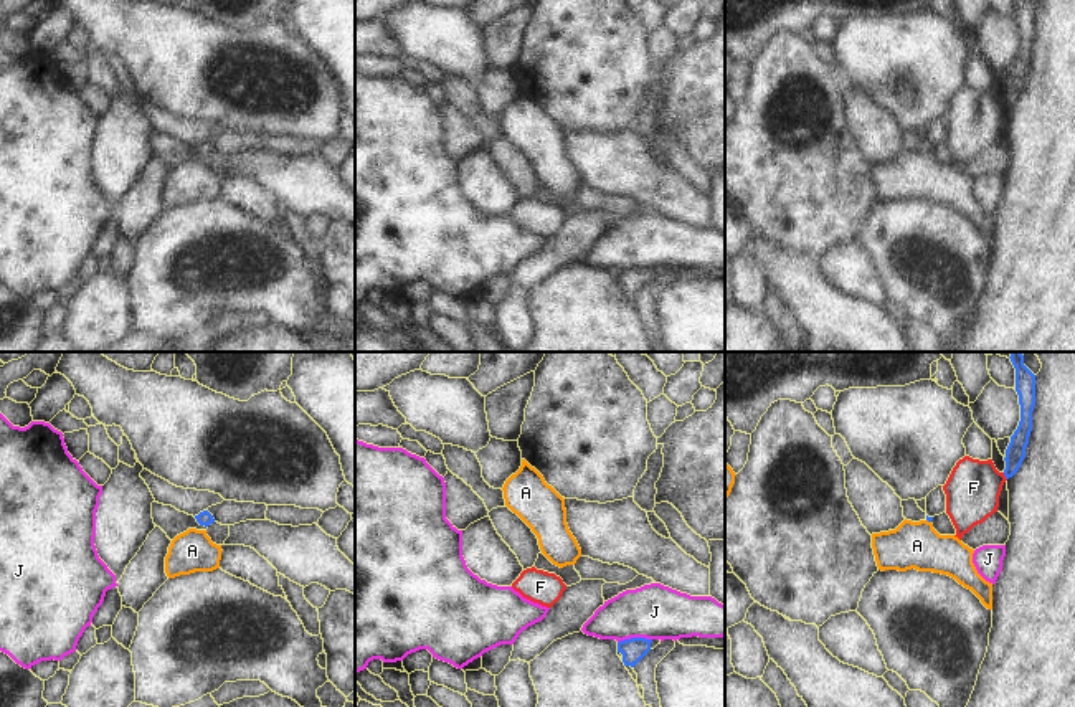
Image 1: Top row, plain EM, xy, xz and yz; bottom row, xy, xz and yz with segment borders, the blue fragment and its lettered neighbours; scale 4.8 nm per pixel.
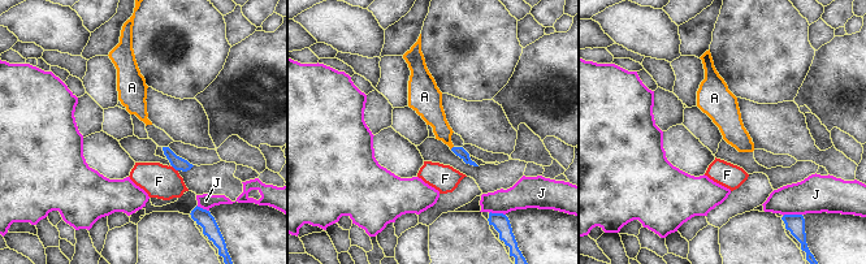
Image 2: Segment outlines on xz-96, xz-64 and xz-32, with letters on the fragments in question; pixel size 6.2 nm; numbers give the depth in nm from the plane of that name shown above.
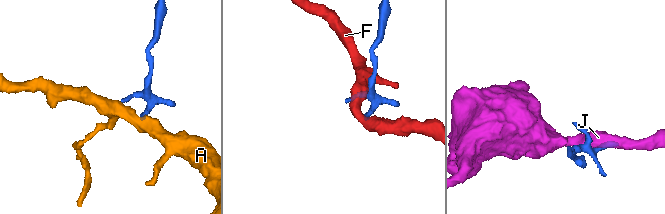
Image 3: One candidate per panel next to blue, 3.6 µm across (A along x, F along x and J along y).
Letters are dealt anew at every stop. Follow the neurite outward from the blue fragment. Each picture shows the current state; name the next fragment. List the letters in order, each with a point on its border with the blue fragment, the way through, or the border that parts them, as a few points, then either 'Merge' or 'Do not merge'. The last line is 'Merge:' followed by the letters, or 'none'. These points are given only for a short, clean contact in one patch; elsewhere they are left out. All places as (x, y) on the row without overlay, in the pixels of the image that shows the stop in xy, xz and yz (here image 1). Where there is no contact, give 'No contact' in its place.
A: Touches blue at yz (928, 151). Boundary: yz (927, 149), (930, 152). Do not merge
F: Touches blue at yz (1004, 104). Boundary: yz (1003, 103), (1006, 109). Do not merge
J: Touches blue at xz (634, 268). Do not merge
Merge: none.

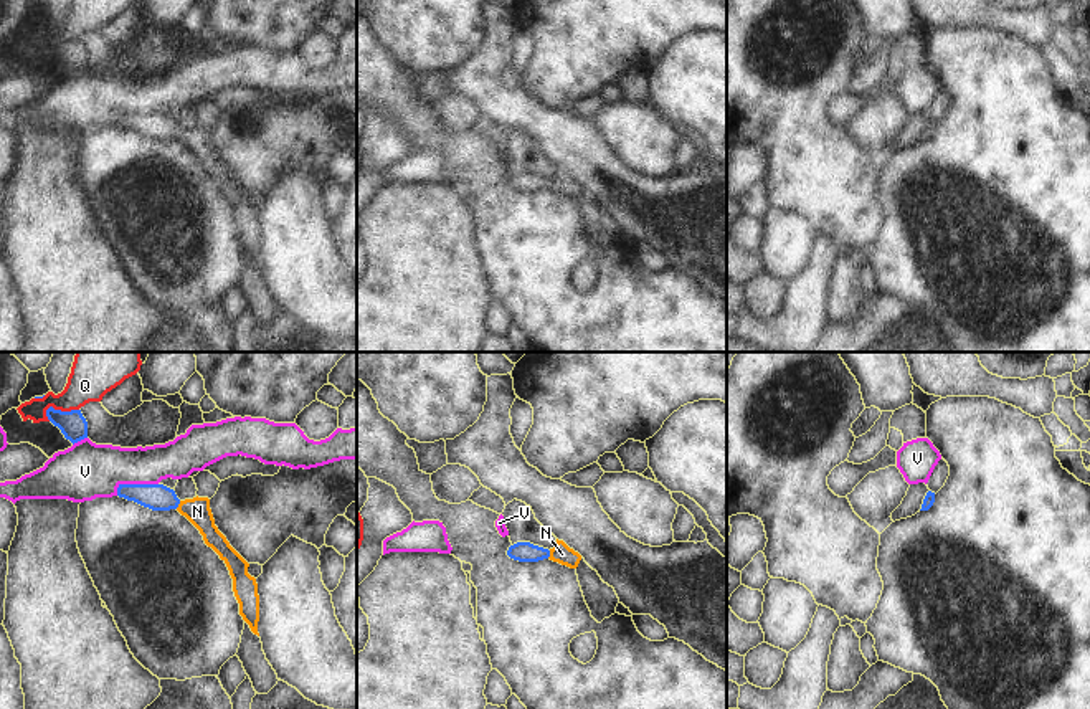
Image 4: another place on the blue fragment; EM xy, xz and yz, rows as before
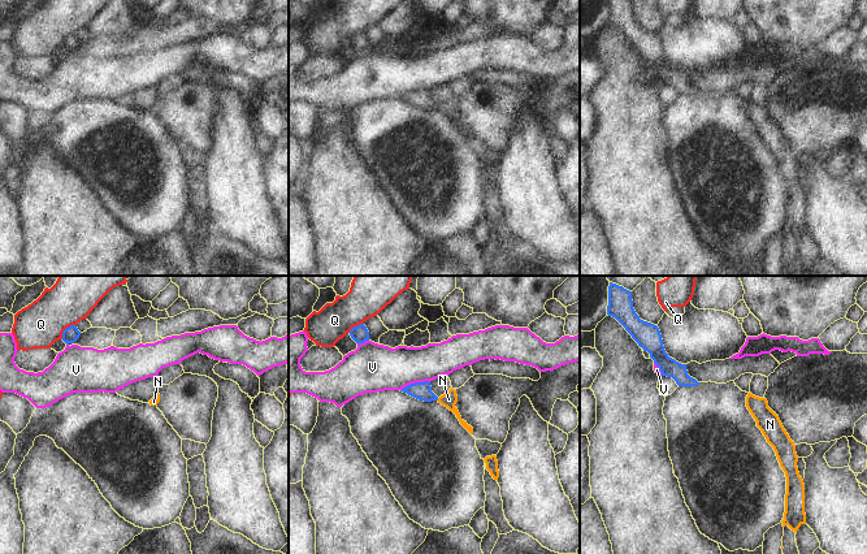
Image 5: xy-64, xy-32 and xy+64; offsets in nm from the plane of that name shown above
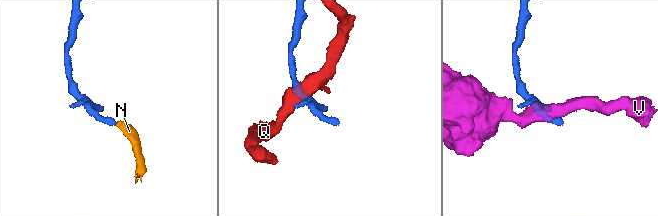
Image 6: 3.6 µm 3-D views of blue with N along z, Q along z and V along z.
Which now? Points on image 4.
N: Touches blue at xy (179, 133). Path across: xy (154, 126), (179, 133), (197, 141). Merge
Q: Touches blue at xy (60, 40). Boundary: xy (78, 38), (55, 40), (50, 37), (45, 45). Do not merge
V: Touches blue at xy (134, 114). Do not merge
Merge: N.

